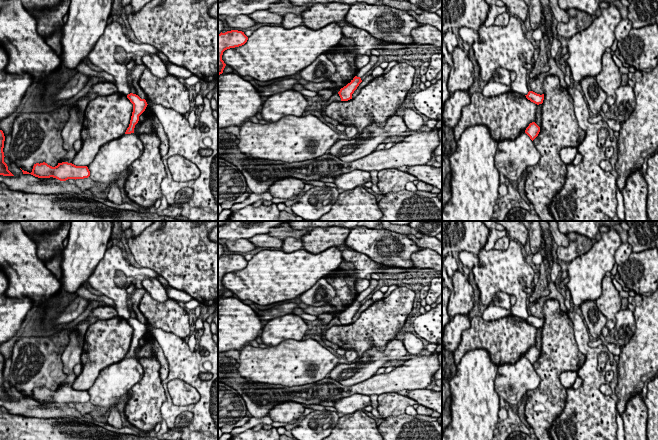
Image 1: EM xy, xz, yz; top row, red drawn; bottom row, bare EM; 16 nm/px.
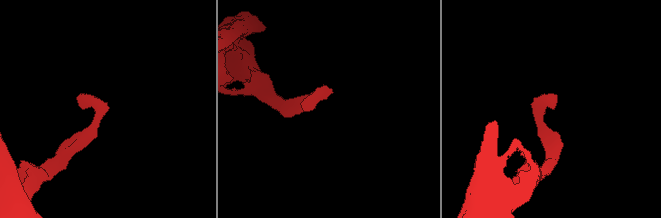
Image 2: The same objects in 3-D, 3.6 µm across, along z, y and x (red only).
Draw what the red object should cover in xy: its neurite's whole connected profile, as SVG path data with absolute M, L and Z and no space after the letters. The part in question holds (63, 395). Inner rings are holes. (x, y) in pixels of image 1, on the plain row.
M62 386L57 390L52 391L47 387L36 387L33 390L32 396L22 394L23 398L31 398L38 402L56 402L60 405L68 403L84 403L90 400L90 395L87 390L76 390L72 387Z

